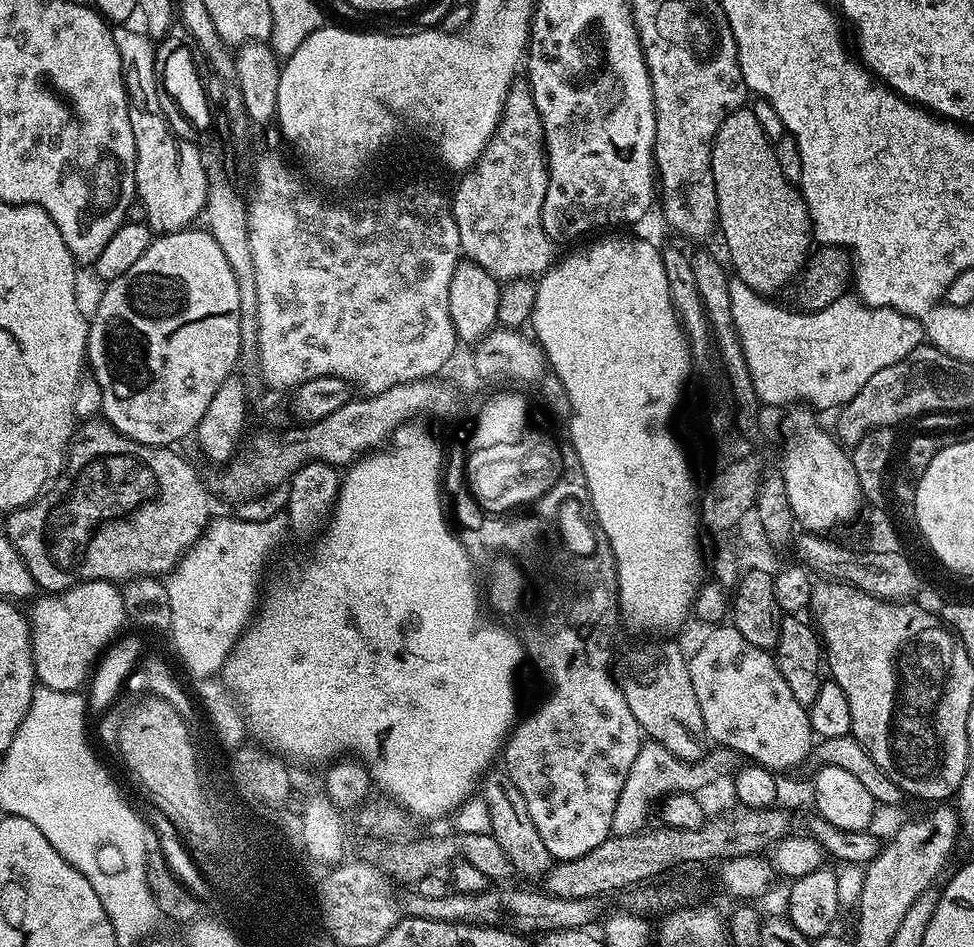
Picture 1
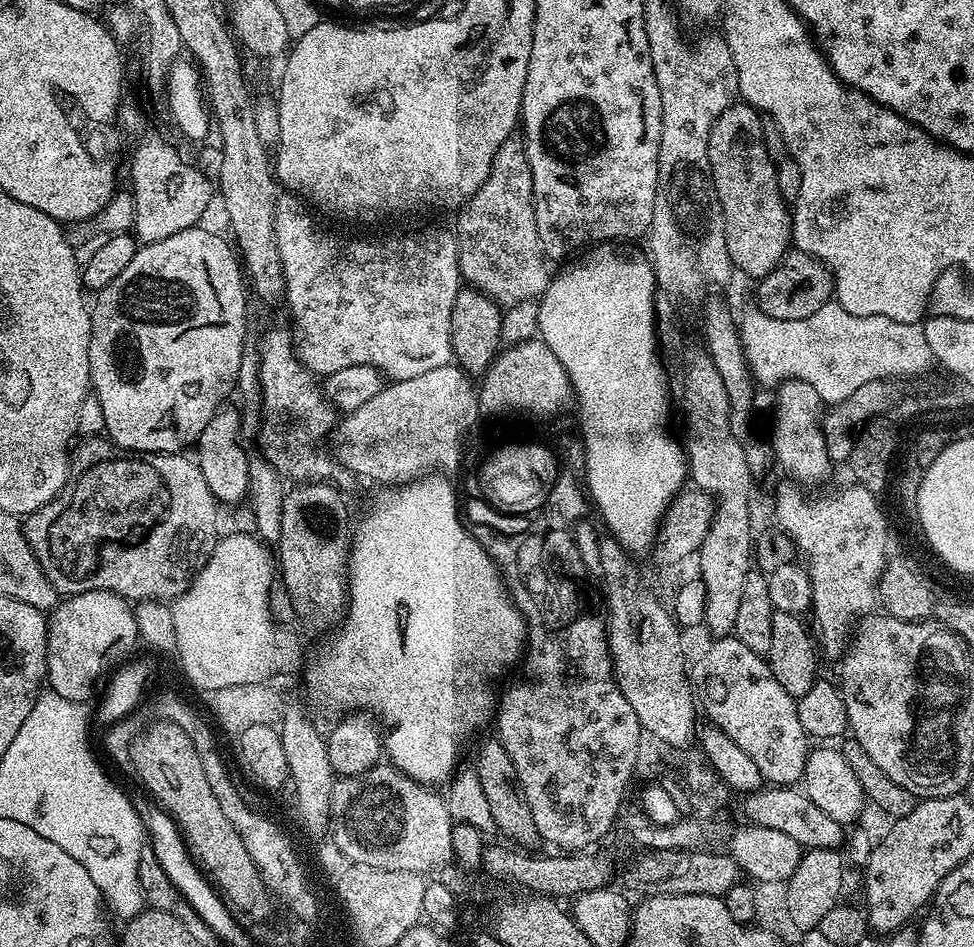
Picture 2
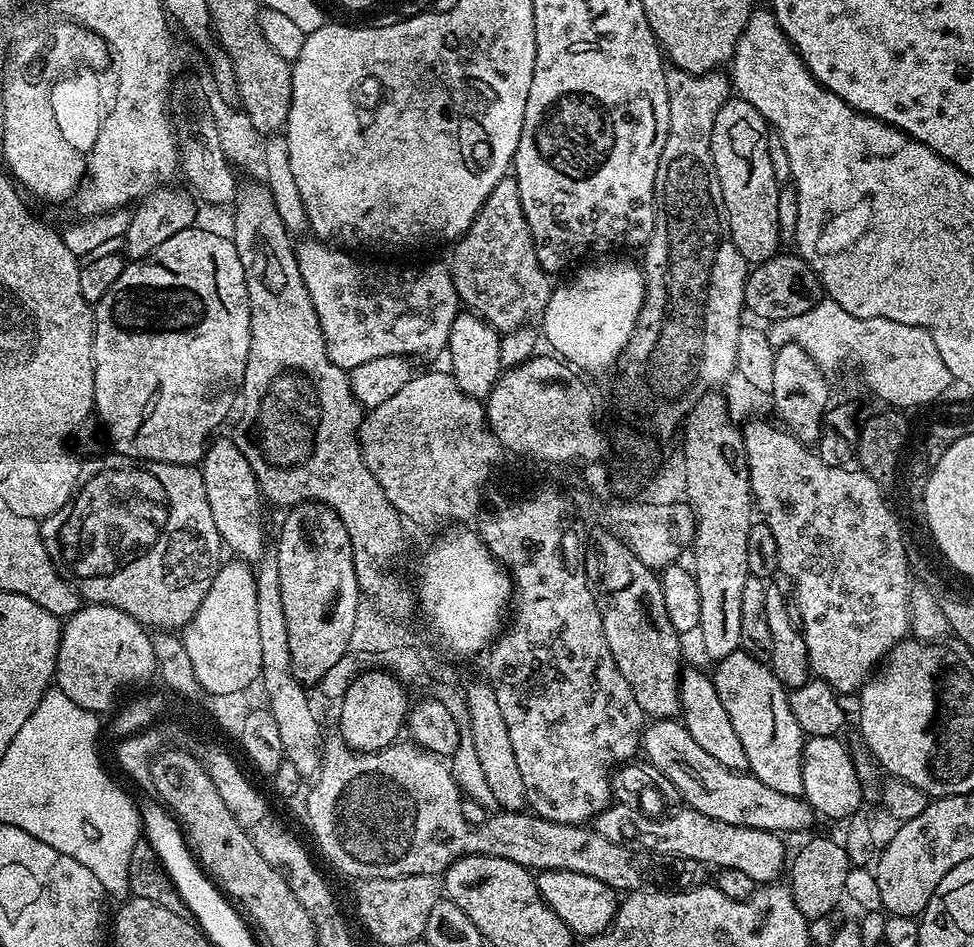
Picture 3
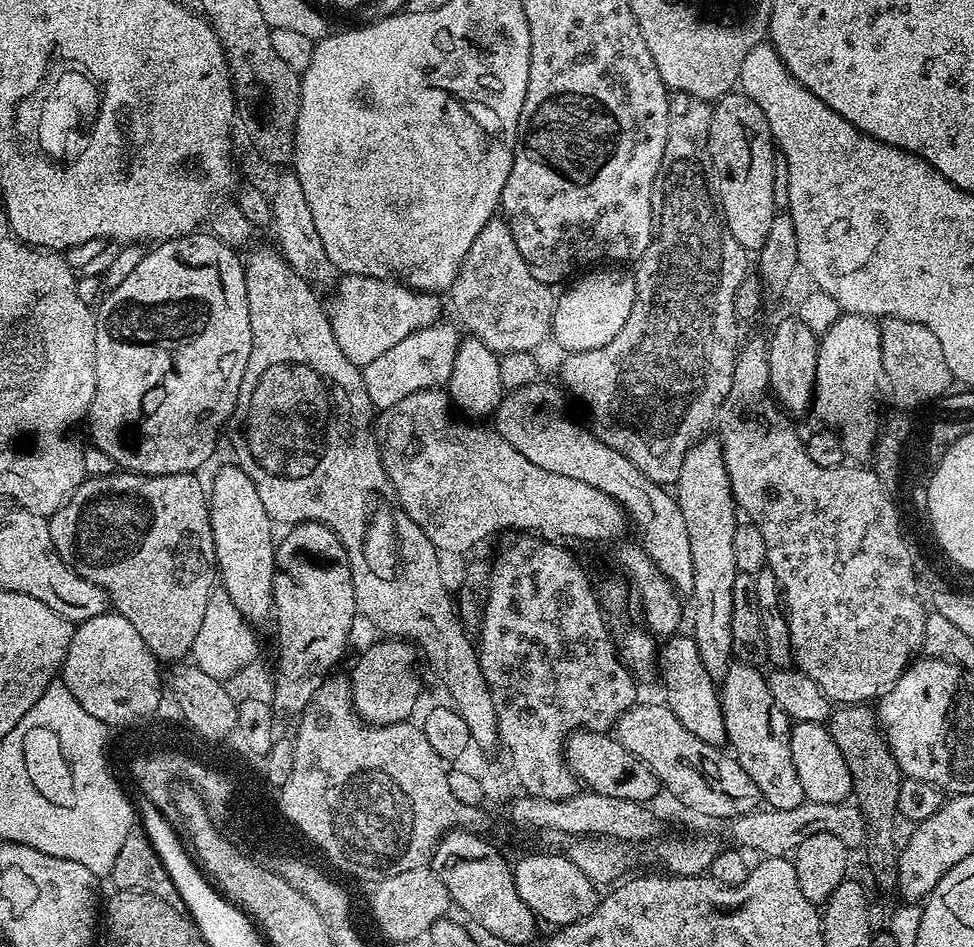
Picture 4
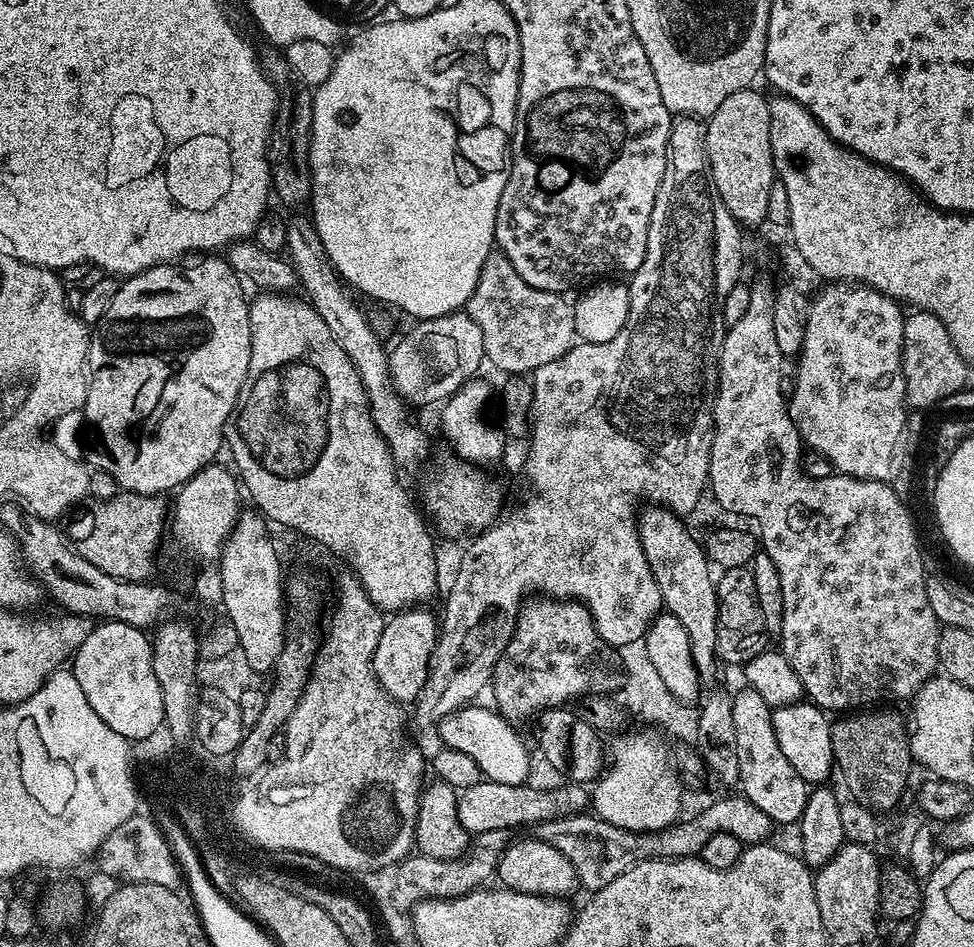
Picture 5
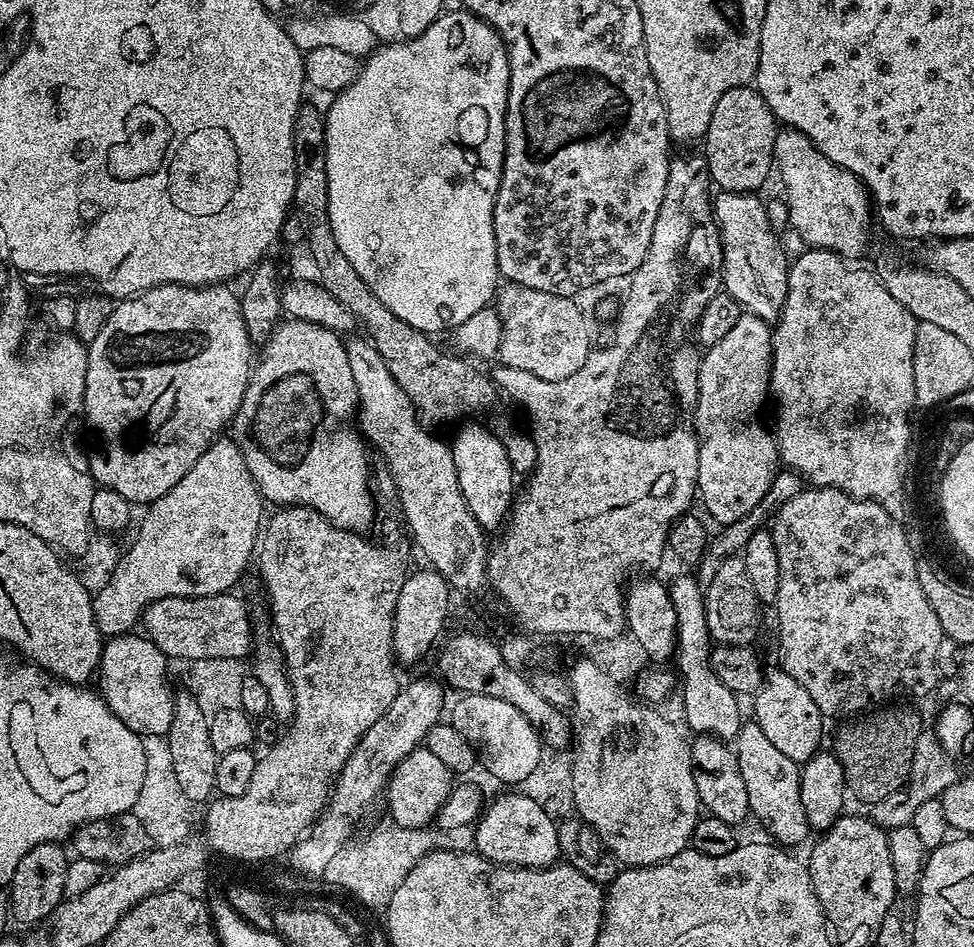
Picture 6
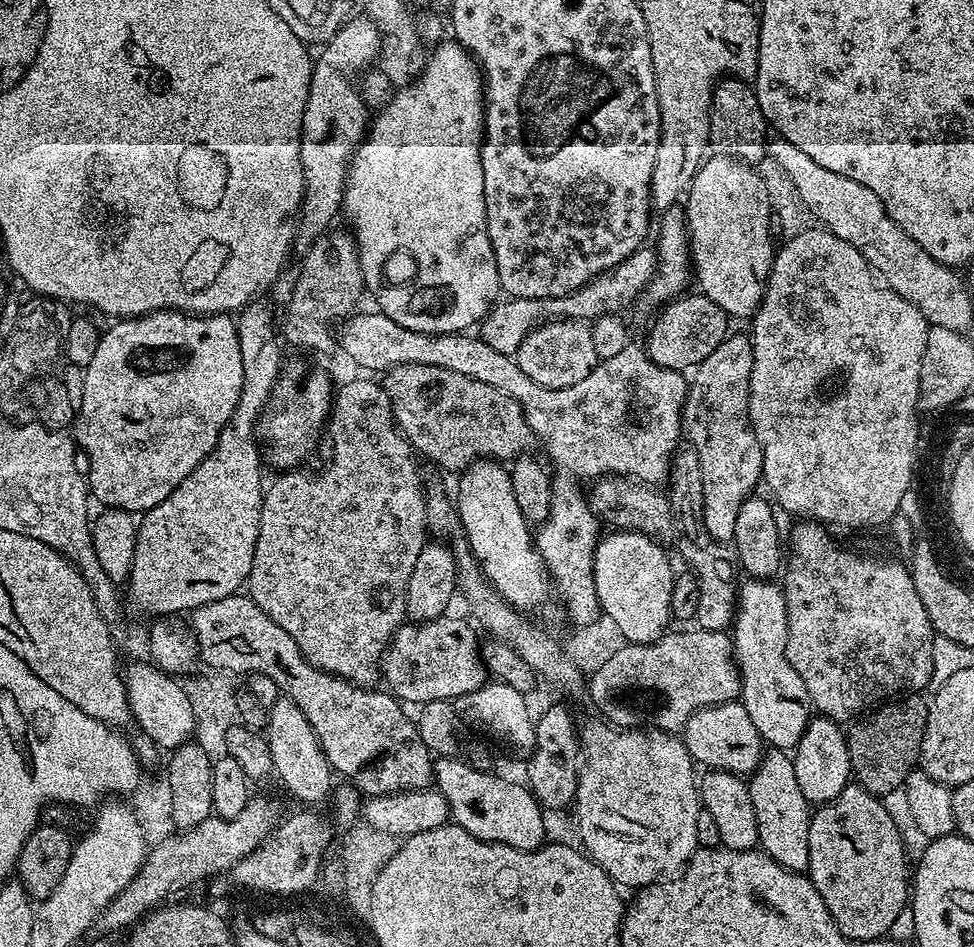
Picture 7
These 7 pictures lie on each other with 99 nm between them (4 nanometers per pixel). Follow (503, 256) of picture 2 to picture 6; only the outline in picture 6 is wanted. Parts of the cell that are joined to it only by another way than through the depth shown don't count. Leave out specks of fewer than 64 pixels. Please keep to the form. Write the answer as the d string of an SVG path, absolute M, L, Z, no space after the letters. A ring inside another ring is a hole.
M505 283L494 297L494 307L502 322L499 363L530 370L530 374L547 380L570 378L594 350L592 328L576 302L571 296L546 294L521 284Z

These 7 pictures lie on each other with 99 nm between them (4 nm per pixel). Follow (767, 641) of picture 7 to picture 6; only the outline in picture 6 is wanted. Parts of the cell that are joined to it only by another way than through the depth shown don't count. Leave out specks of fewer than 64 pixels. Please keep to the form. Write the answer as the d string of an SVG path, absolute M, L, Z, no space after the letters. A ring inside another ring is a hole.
M783 670L775 671L769 671L765 675L760 691L755 693L754 723L762 726L766 738L770 738L770 743L776 749L782 750L786 758L790 758L798 765L803 765L804 761L821 751L820 739L824 736L826 717L818 710L818 706L814 706L814 698L810 698L810 694L806 694L806 690L802 690L802 686L798 686L798 682L790 678L790 674L786 674Z

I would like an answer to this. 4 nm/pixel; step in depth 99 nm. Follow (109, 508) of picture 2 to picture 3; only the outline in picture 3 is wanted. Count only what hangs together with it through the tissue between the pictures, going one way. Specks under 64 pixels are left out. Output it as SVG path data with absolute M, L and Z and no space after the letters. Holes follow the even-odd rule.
M107 455L85 459L80 464L80 473L76 479L78 487L70 503L63 504L57 512L39 521L40 538L44 543L46 554L52 565L56 567L60 579L75 591L81 601L88 604L105 604L122 610L149 630L183 629L191 622L192 616L206 598L222 560L220 558L222 541L218 534L218 526L214 526L214 514L210 514L210 502L206 498L206 482L202 478L199 467L191 464L167 464L157 460L131 460L129 456Z

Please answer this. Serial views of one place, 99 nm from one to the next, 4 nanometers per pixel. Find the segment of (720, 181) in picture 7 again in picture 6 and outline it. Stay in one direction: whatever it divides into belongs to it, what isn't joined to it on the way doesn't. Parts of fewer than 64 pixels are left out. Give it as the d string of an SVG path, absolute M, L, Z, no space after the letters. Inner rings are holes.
M721 191L714 200L716 222L720 225L720 245L724 251L722 284L740 304L745 313L775 322L788 293L790 256L780 245L781 237L770 228L765 201L747 192Z

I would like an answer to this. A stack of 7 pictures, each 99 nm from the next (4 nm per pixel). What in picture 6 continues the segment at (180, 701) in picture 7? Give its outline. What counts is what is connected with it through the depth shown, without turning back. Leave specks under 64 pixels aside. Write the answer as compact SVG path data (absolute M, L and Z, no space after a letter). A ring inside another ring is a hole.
M136 635L113 636L103 645L98 669L98 694L104 699L106 706L110 706L112 713L139 736L167 737L170 722L174 718L174 688L168 685L169 657L164 656L162 650L158 650L158 646L154 646L147 635Z

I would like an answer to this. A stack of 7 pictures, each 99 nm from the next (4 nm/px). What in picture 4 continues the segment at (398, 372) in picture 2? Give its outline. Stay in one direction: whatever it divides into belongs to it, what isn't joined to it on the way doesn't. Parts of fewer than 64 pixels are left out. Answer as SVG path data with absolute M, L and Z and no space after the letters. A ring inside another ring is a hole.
M344 274L339 279L340 285L332 296L332 305L329 303L326 311L342 354L346 354L346 358L350 358L354 365L374 362L374 358L378 358L378 354L386 354L390 346L441 319L441 297L435 292L409 288L391 278L379 280L373 276Z

